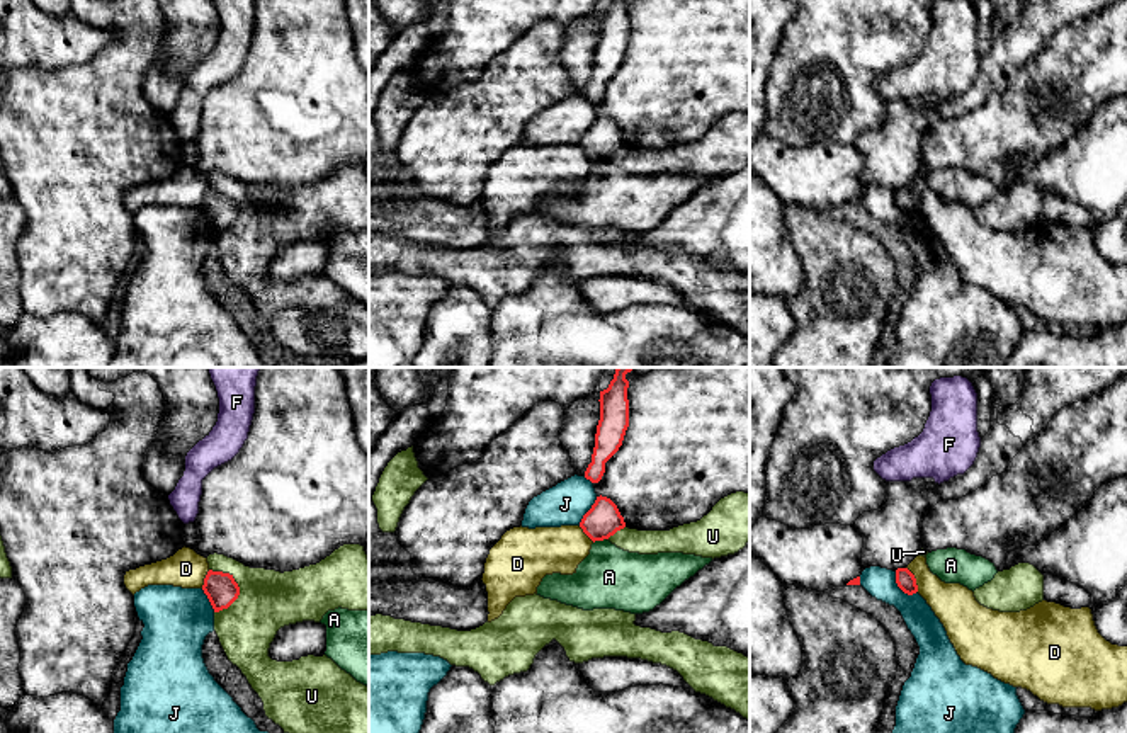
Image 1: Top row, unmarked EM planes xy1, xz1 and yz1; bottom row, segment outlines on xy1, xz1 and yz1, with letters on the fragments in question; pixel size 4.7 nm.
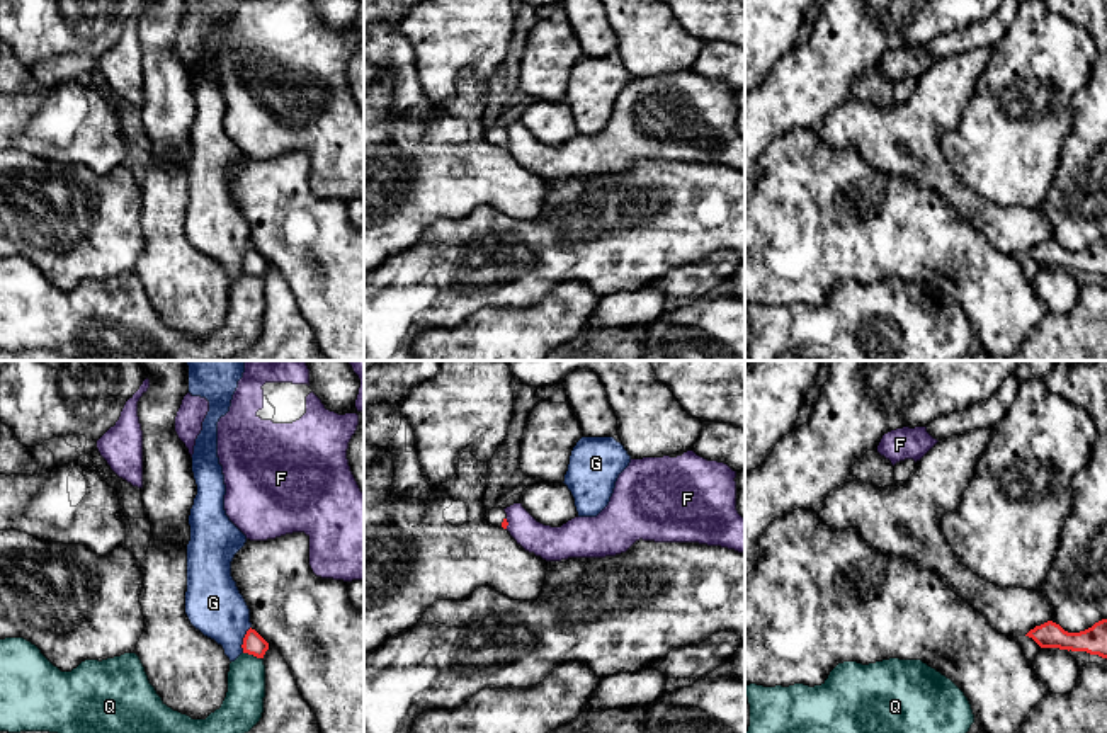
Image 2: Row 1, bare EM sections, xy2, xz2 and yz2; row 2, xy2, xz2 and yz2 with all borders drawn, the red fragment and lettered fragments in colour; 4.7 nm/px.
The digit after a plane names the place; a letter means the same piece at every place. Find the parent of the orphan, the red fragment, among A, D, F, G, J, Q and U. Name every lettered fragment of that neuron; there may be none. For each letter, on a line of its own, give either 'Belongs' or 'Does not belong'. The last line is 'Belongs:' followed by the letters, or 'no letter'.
A: Does not belong
D: Does not belong
F: Does not belong
G: Does not belong
J: Does not belong
Q: Does not belong
U: Does not belong
Belongs: no letter

